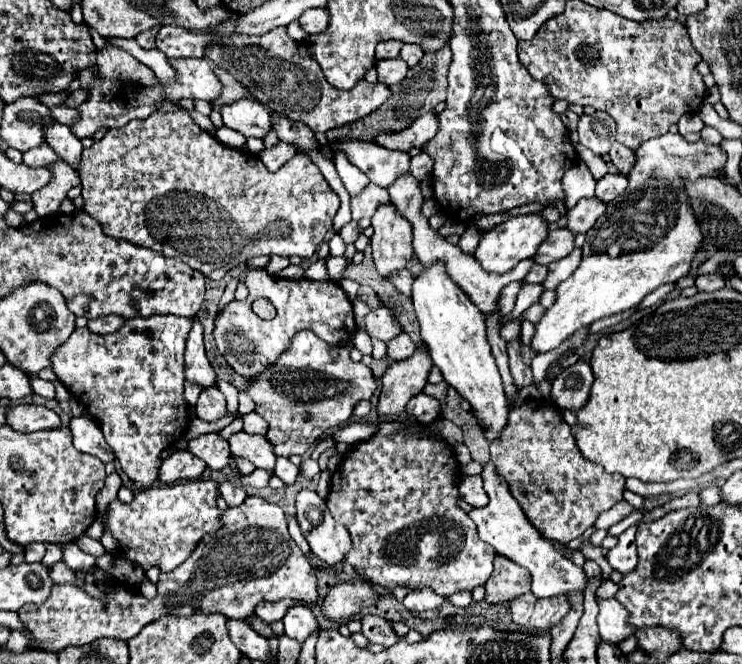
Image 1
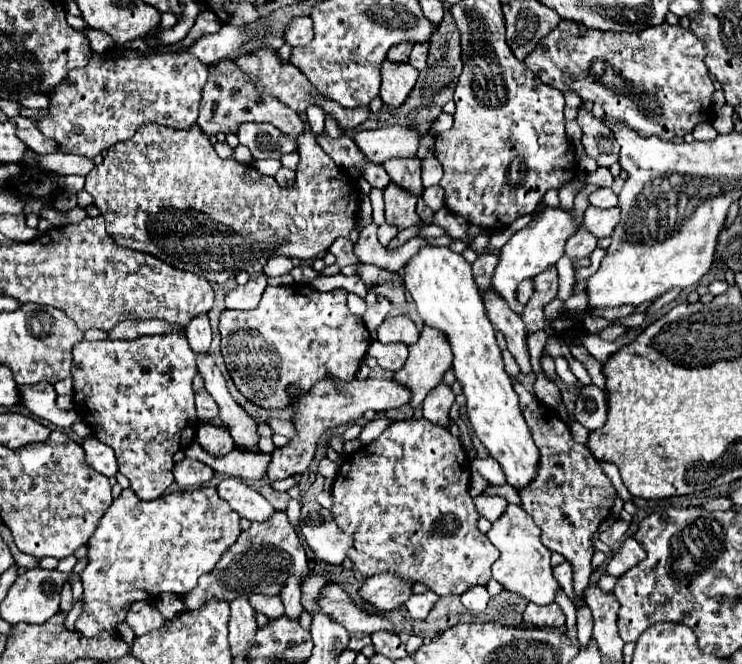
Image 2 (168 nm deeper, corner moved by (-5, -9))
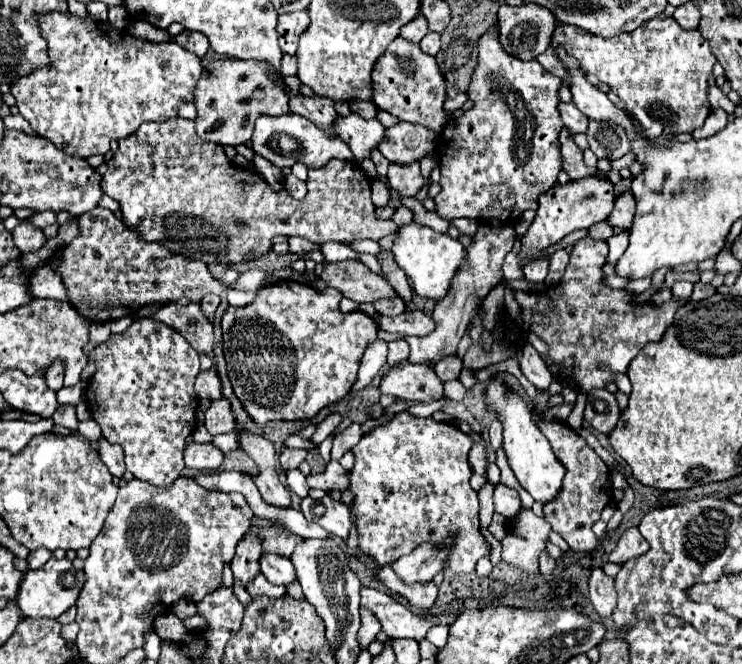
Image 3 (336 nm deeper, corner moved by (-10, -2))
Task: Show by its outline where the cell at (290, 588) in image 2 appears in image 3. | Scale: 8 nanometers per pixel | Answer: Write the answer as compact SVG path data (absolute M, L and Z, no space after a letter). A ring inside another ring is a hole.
M263 554L259 562L261 562L263 576L273 584L289 586L297 580L295 578L295 566L289 558L283 558L283 556L277 556L277 554Z

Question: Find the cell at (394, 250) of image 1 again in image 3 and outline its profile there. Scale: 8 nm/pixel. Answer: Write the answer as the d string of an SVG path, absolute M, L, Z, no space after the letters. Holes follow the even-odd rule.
M419 162L411 166L389 166L389 184L401 194L401 196L415 196L423 188L423 178L419 172Z

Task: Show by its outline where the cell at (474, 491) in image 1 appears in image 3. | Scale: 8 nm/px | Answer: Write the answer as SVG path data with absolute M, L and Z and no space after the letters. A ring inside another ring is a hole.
M499 484L495 488L495 512L503 514L505 518L513 518L521 510L521 498L513 488Z

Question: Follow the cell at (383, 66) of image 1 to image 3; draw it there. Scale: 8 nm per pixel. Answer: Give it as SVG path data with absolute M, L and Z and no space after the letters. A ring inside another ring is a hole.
M397 36L385 50L385 54L373 66L373 102L377 108L397 116L399 120L421 124L429 130L443 130L447 124L447 112L443 110L445 86L443 76L437 68L433 56L427 56L419 50L417 44L411 44Z

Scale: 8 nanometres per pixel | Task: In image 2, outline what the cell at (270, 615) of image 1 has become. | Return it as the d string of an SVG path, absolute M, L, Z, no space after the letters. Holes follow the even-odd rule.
M252 593L250 595L250 605L252 605L254 611L264 613L268 619L274 619L274 617L282 617L284 615L282 601L280 601L278 595L268 597L268 595L262 595L262 593Z

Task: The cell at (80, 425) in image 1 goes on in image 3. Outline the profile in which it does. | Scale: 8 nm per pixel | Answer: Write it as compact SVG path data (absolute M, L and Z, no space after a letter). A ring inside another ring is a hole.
M101 438L99 442L99 456L103 460L103 464L109 468L109 472L117 478L123 476L125 472L125 462L123 462L123 450L115 444L109 444L105 438Z

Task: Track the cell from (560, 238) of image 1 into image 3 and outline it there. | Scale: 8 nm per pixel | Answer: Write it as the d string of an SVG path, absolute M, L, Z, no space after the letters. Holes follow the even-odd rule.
M603 220L603 222L597 222L595 226L589 228L589 236L595 240L607 240L613 236L613 228Z

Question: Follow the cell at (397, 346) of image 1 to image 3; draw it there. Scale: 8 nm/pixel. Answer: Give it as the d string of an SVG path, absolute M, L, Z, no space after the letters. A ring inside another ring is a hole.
M399 338L399 340L389 342L389 358L387 358L387 364L389 364L389 366L399 364L399 362L407 360L407 354L409 354L409 344L407 344L407 340Z

